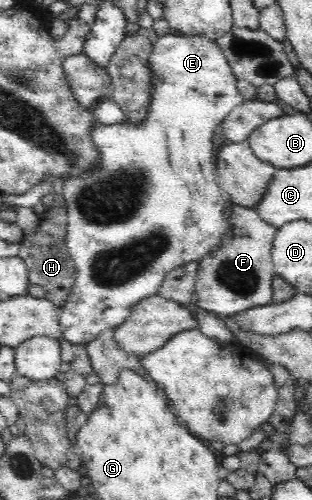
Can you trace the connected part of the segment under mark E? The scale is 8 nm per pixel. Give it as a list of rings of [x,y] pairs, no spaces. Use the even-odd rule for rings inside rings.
[[[170,30],[166,35],[158,37],[154,44],[154,49],[149,57],[150,67],[152,68],[153,84],[155,90],[151,95],[148,117],[139,124],[131,121],[117,123],[114,125],[98,125],[93,129],[92,135],[95,146],[100,150],[102,161],[100,169],[86,172],[81,178],[68,178],[62,184],[62,195],[67,205],[67,234],[65,237],[66,245],[69,247],[69,254],[72,255],[75,263],[76,277],[70,289],[70,295],[66,303],[60,307],[59,326],[62,338],[72,344],[87,344],[96,339],[102,331],[117,328],[132,315],[135,305],[139,304],[145,297],[158,294],[165,275],[184,263],[198,261],[204,255],[212,253],[222,243],[228,219],[232,213],[233,202],[222,191],[217,182],[215,165],[212,158],[212,137],[214,137],[214,127],[222,123],[232,109],[243,104],[245,97],[241,95],[237,88],[237,77],[233,74],[222,48],[215,41],[204,37],[190,36],[181,34],[178,30]]]

